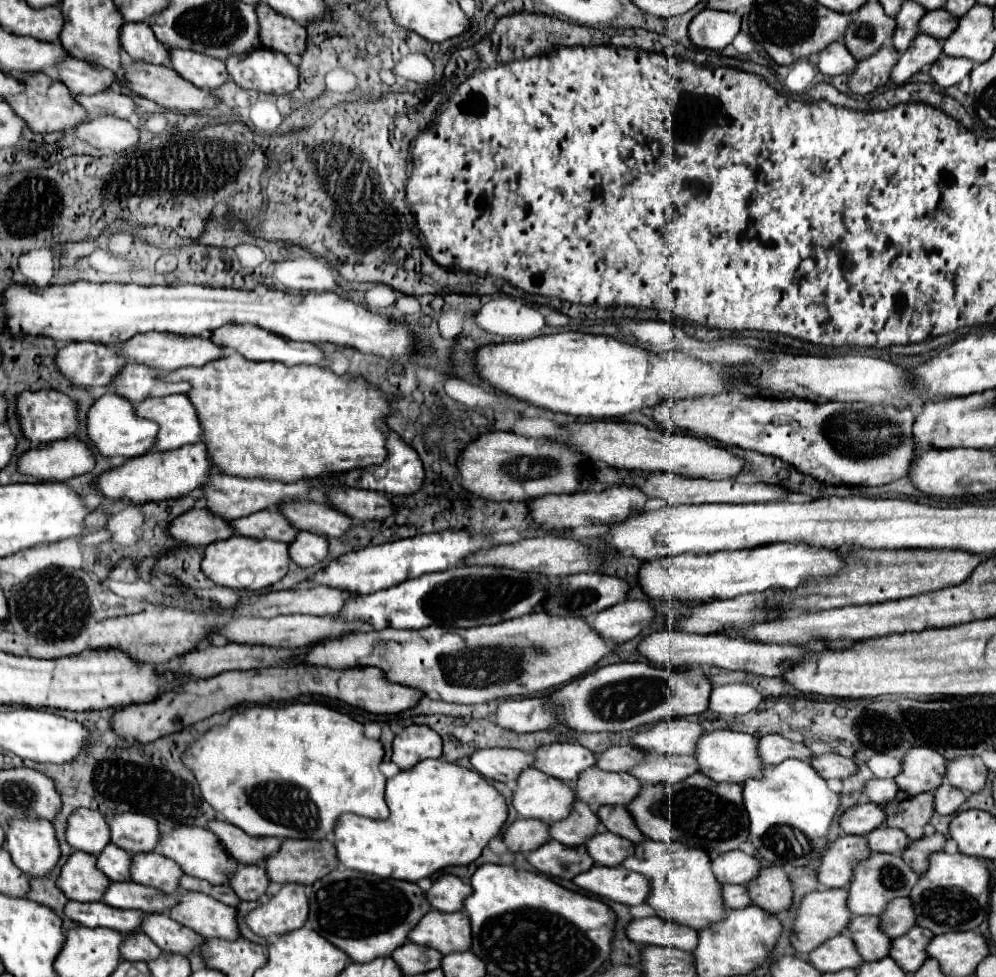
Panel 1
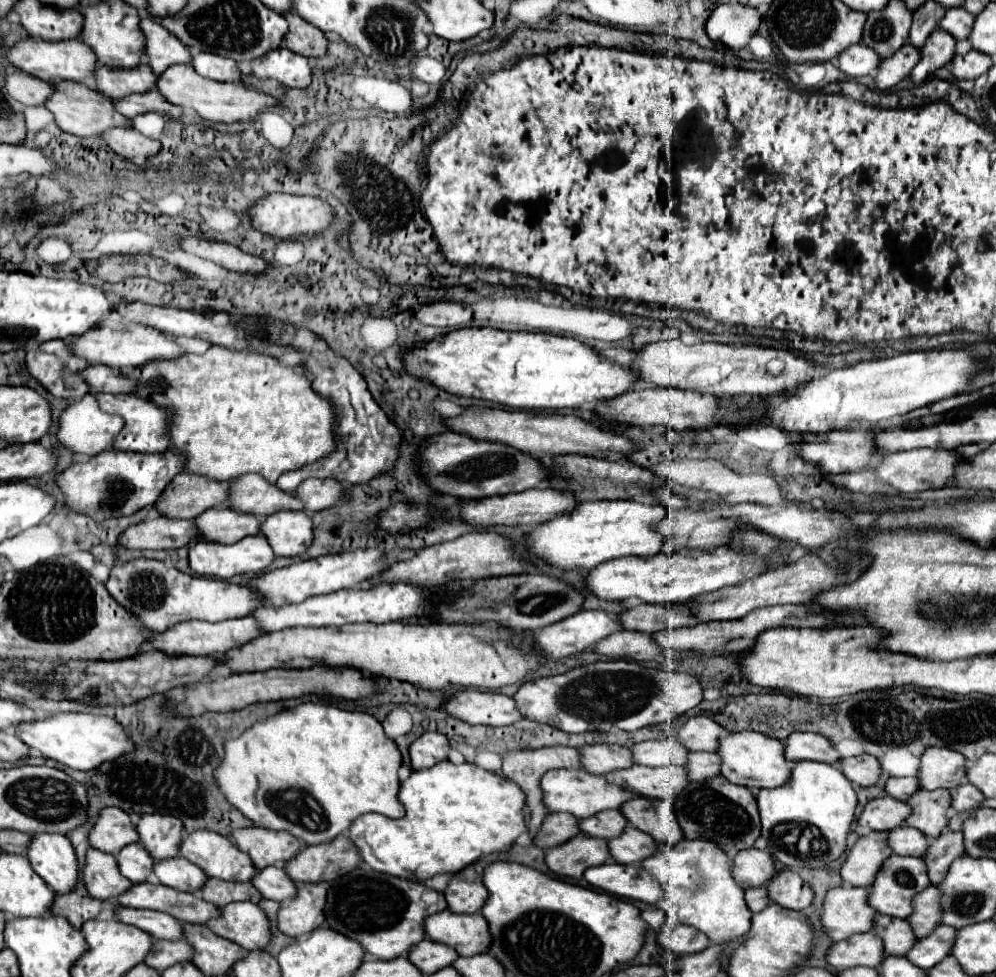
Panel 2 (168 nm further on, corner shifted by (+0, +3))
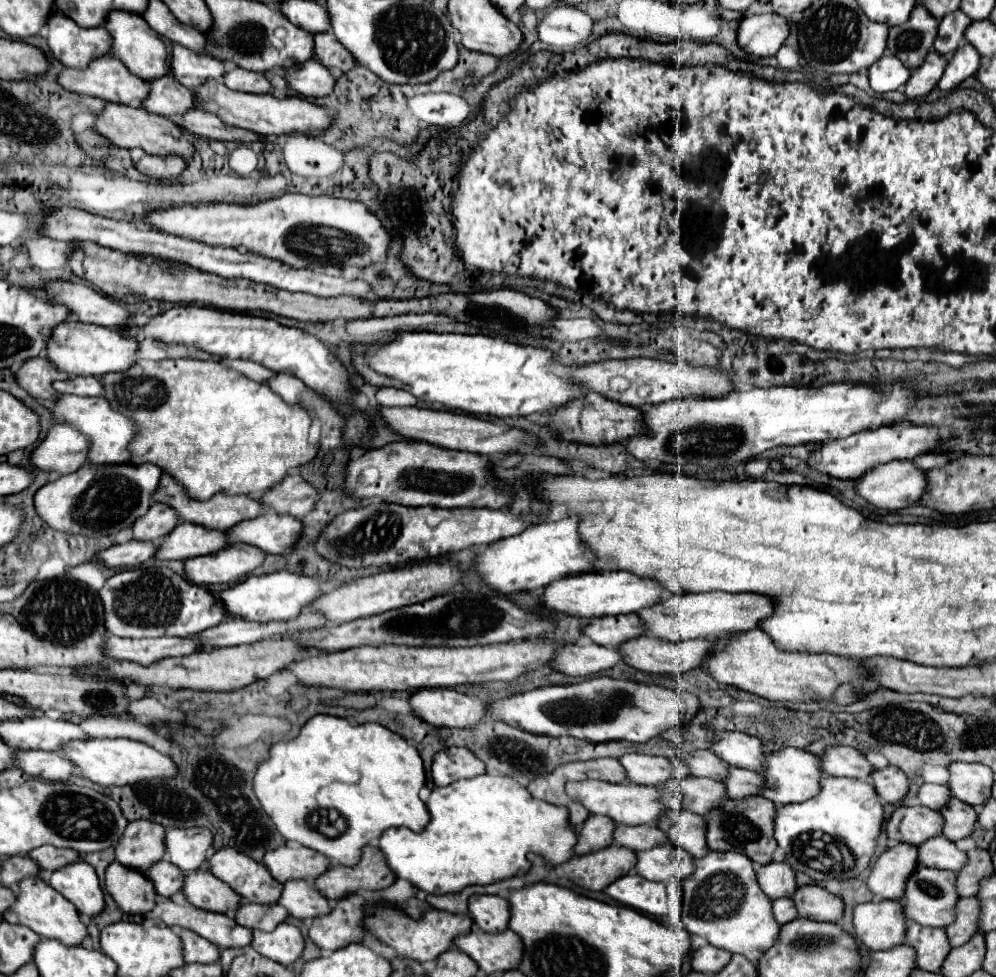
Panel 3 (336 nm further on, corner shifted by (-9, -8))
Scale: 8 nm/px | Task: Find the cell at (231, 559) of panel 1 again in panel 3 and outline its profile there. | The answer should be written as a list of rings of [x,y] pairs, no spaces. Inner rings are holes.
[[[232,544],[214,556],[184,560],[184,574],[194,584],[230,584],[246,578],[262,564],[264,552],[248,544]]]

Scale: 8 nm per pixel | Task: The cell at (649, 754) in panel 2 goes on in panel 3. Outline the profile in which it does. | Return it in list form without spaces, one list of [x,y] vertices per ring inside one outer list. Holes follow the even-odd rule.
[[[696,750],[686,758],[686,764],[690,768],[688,778],[712,778],[712,780],[724,780],[728,776],[728,764],[724,764],[712,750]]]

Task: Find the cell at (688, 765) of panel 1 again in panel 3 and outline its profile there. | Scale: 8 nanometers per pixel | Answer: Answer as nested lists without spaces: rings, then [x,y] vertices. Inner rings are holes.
[[[730,768],[728,778],[724,780],[726,788],[728,788],[728,796],[732,800],[744,800],[748,796],[760,794],[760,790],[764,788],[766,780],[762,774],[752,772],[752,770],[742,770],[742,768]]]

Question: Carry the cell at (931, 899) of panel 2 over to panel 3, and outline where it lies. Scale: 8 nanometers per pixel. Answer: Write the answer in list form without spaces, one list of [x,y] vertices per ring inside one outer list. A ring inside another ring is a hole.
[[[960,898],[956,906],[956,922],[946,928],[952,946],[964,946],[976,934],[976,920],[980,916],[980,900]]]

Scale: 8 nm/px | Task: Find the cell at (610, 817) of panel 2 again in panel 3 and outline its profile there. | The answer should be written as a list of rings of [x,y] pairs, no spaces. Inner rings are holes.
[[[648,824],[648,826],[618,826],[614,832],[614,842],[620,846],[626,846],[630,850],[648,850],[654,848],[656,844],[664,844],[668,842],[668,836],[664,836],[664,832],[656,826],[656,824]]]

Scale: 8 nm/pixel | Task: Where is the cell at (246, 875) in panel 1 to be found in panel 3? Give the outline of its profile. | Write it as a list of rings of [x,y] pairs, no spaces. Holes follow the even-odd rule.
[[[290,880],[284,884],[280,904],[298,920],[312,920],[332,910],[332,904],[308,880]]]

